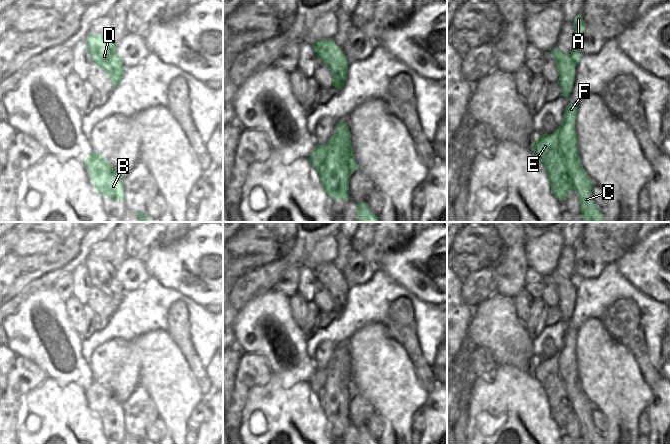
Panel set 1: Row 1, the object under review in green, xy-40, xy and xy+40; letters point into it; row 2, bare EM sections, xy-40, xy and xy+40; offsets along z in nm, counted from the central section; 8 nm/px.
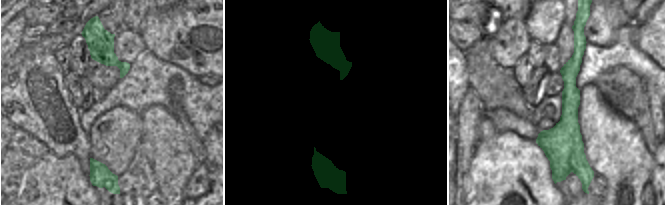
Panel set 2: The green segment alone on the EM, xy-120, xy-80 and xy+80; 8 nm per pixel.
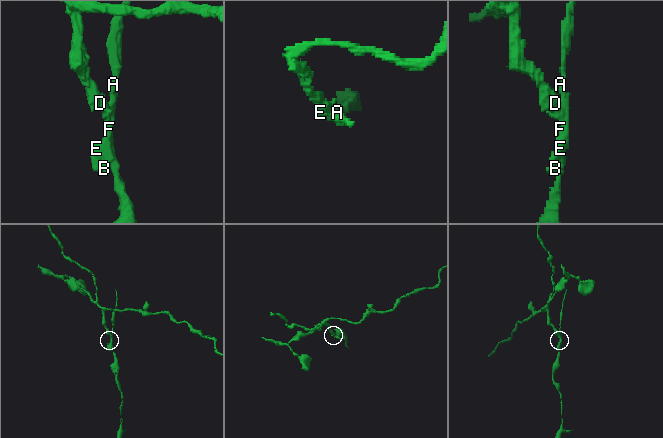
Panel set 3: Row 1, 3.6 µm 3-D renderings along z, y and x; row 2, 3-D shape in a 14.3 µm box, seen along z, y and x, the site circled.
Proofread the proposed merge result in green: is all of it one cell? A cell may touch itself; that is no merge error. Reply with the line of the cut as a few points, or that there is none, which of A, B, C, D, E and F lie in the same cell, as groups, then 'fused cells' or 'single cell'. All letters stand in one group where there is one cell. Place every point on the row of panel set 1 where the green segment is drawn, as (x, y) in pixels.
xy+40 (572, 55), (571, 61), (567, 64), (563, 63), (558, 67) | A B C E F / D | fused cells

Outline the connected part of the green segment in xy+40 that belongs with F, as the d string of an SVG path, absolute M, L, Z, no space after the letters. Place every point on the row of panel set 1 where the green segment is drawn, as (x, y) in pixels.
M569 103L561 125L552 134L537 136L532 150L547 171L553 196L566 200L567 193L573 189L581 203L583 221L603 222L603 212L599 211L591 195L593 181L581 165L575 131L576 117L577 105Z

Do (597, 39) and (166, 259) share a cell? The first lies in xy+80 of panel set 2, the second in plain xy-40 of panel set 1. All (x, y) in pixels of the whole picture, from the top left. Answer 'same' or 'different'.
different

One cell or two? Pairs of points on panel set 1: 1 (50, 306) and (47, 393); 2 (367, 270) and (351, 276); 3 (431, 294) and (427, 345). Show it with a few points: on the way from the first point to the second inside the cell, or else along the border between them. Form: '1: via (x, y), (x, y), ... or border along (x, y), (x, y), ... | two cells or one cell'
1: border along (47, 377), (71, 380) | two cells
2: via (363, 270), (355, 272) | one cell
3: border along (410, 291), (422, 301), (436, 304) | two cells

